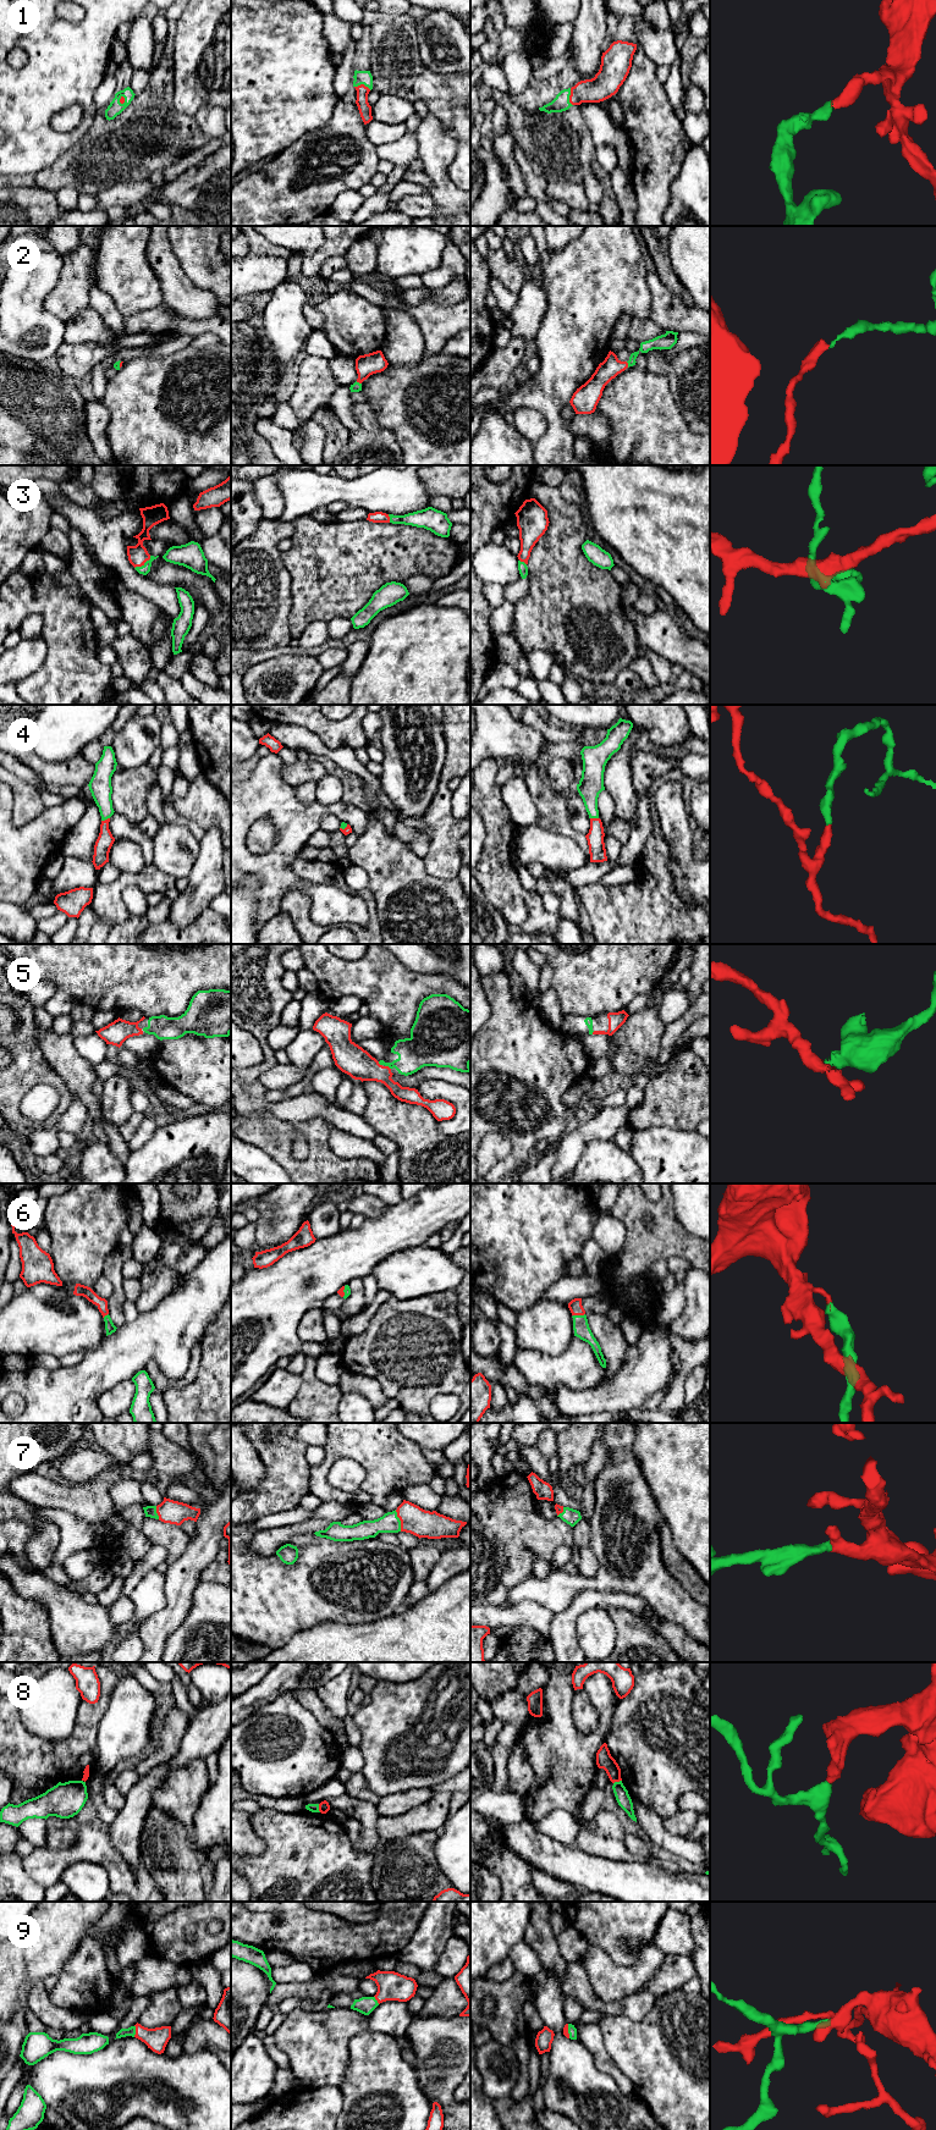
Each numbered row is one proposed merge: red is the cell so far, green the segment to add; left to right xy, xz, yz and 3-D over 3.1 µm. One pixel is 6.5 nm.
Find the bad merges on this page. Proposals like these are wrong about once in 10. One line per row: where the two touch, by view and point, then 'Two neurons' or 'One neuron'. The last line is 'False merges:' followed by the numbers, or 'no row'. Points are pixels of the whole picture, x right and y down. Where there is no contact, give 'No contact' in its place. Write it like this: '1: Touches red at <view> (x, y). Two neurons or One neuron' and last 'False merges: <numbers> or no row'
1: Touches red at yz (570, 97). One neuron
2: Touches red at yz (627, 364). One neuron
3: Touches red at xy (143, 563). One neuron
4: Touches red at xy (105, 820). One neuron
5: Touches red at xz (387, 1066). One neuron
6: Touches red at yz (578, 1314). One neuron
7: Touches red at xz (400, 1519). One neuron
8: Touches red at xz (319, 1808). One neuron
9: Touches red at xy (136, 2031). One neuron
False merges: no row

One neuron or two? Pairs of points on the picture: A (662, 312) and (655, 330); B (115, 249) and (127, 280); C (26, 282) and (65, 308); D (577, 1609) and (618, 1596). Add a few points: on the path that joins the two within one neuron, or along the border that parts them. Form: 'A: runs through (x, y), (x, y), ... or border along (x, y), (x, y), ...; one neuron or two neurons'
A: border along (650, 318), (666, 330); two neurons
B: runs through (122, 257), (124, 272); one neuron
C: border along (60, 270), (44, 307), (61, 320); two neurons
D: runs through (587, 1599), (609, 1599); one neuron

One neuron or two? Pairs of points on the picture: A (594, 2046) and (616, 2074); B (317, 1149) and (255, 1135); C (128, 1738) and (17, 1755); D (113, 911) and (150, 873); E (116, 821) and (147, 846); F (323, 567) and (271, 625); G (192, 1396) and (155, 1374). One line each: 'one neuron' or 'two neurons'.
A: one neuron
B: one neuron
C: two neurons
D: one neuron
E: one neuron
F: two neurons
G: two neurons

